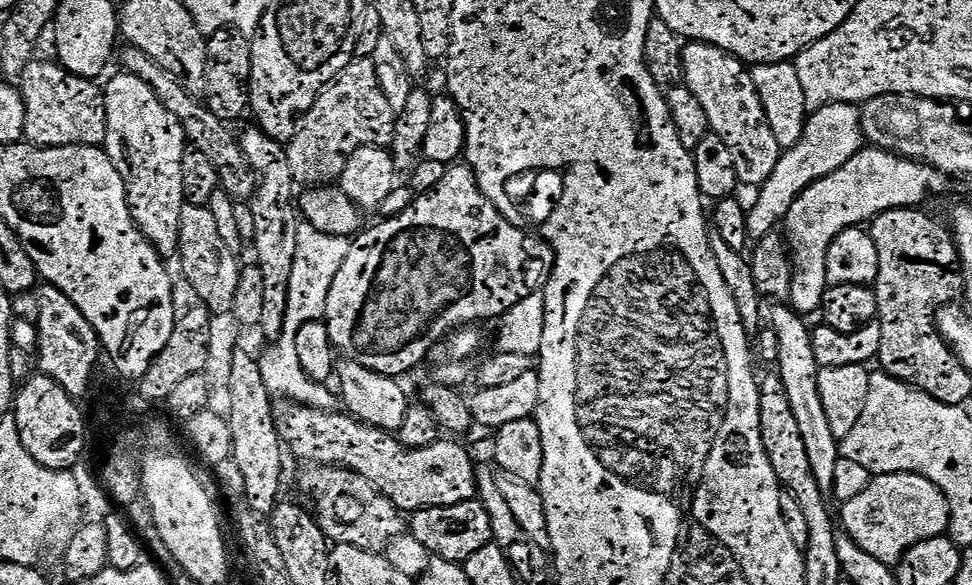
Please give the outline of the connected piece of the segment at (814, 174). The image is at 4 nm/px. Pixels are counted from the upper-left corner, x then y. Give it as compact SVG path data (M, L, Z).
M836 101L817 107L807 117L800 141L781 153L774 173L759 187L758 198L746 214L749 239L755 242L775 231L802 189L840 169L853 154L860 151L861 147L860 108L857 105L847 101Z

